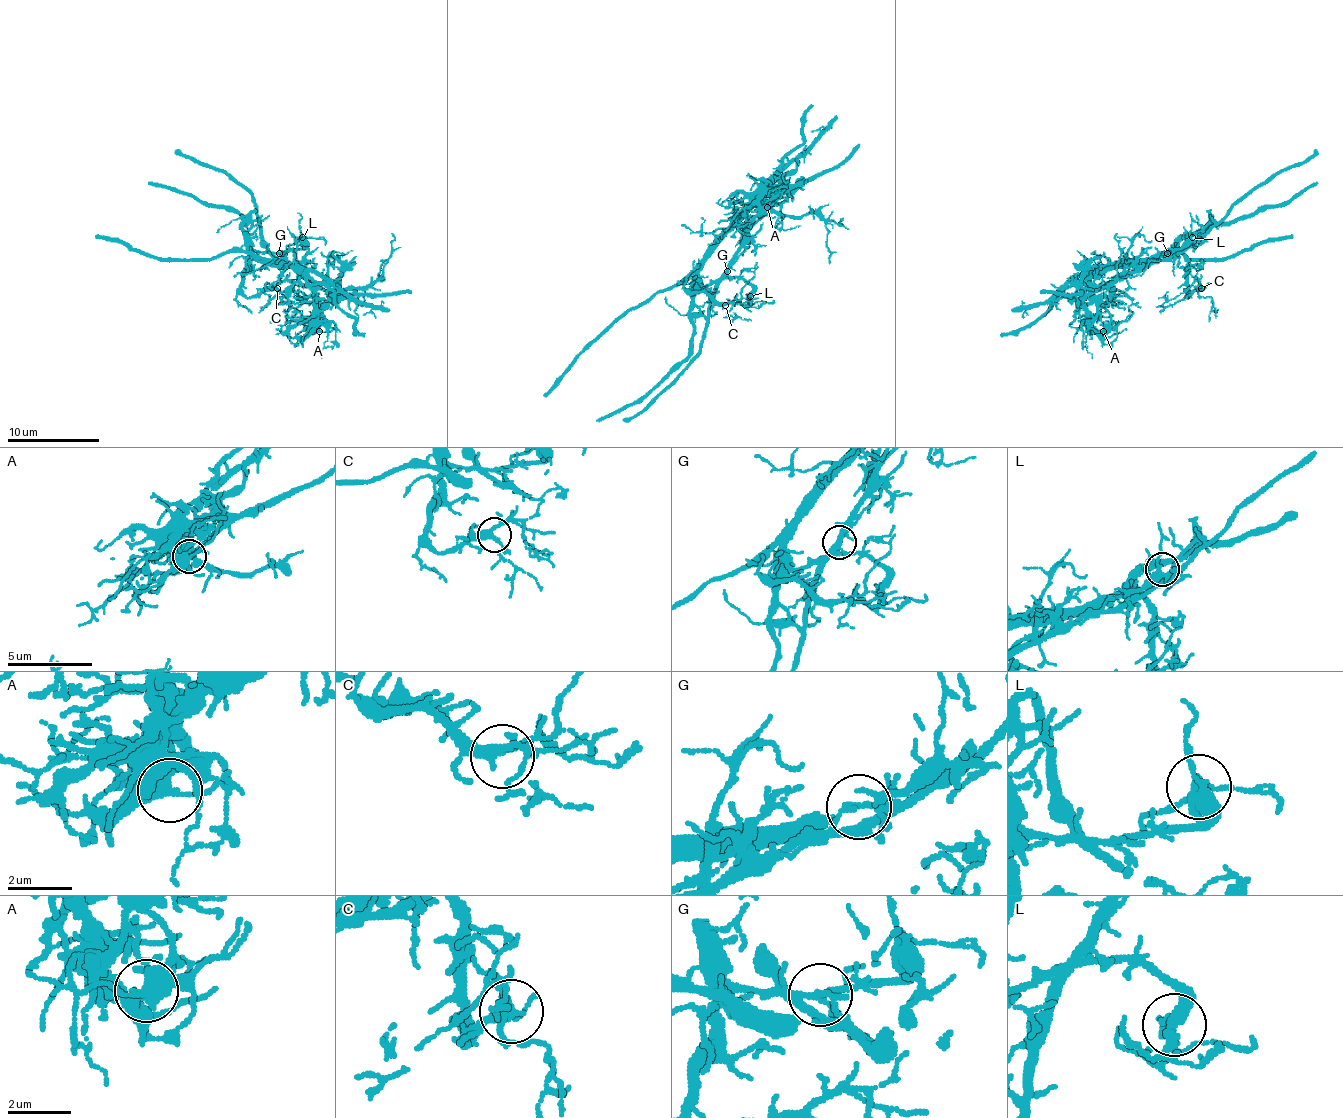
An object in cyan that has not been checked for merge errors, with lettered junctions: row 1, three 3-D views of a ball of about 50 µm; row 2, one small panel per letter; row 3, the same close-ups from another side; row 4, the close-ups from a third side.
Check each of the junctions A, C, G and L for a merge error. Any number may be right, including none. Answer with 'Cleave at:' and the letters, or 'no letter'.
Cleave at: A, G

